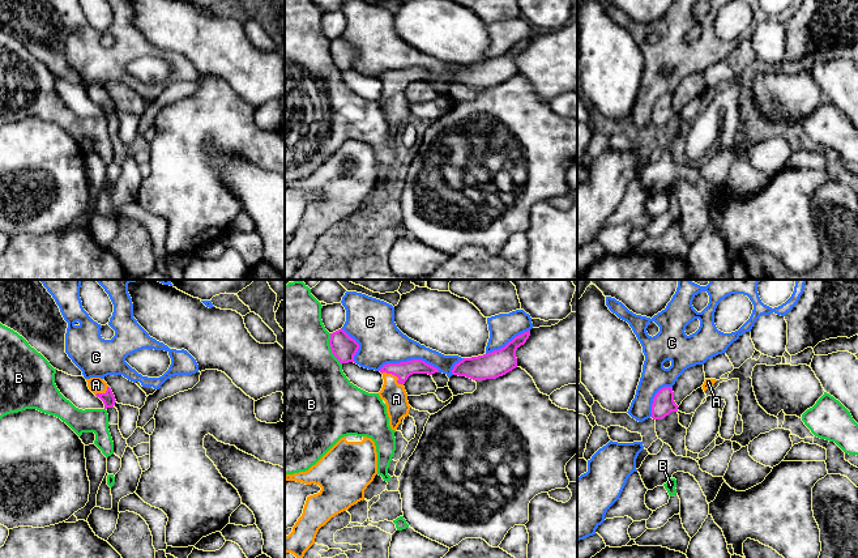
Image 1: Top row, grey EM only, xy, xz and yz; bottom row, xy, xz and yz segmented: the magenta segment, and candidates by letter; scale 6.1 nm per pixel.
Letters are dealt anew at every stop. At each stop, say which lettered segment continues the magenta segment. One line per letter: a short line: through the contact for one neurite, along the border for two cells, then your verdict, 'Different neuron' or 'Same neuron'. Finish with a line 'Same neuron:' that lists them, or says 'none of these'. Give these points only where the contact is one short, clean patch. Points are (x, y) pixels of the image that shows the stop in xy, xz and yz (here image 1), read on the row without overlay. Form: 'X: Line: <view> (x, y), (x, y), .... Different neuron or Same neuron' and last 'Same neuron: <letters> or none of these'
A: Line: xz (402, 77), (395, 82), (396, 106). Same neuron
B: Different neuron
C: Different neuron
Same neuron: A

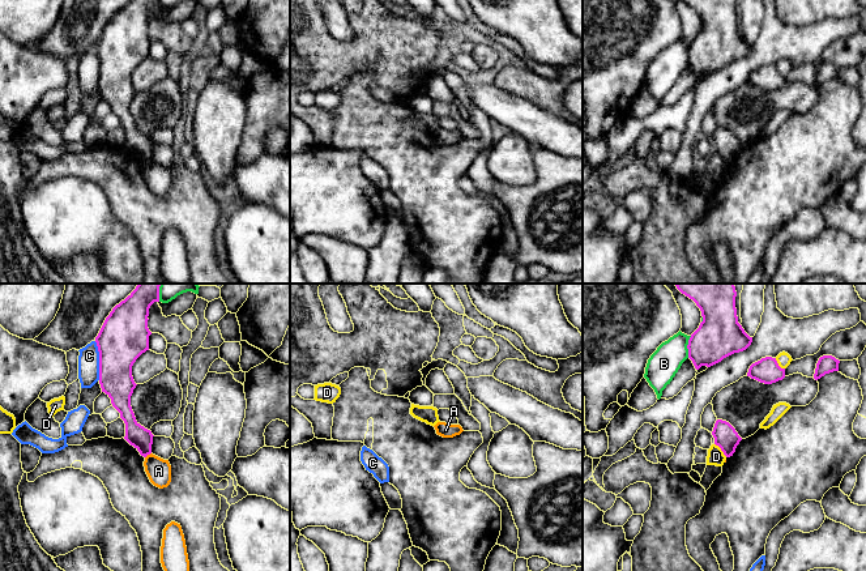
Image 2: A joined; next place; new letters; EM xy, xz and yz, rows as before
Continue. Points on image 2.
A: Line: xy (150, 160), (145, 165). Different neuron
B: Different neuron
C: Different neuron
D: Different neuron
Same neuron: none of these

